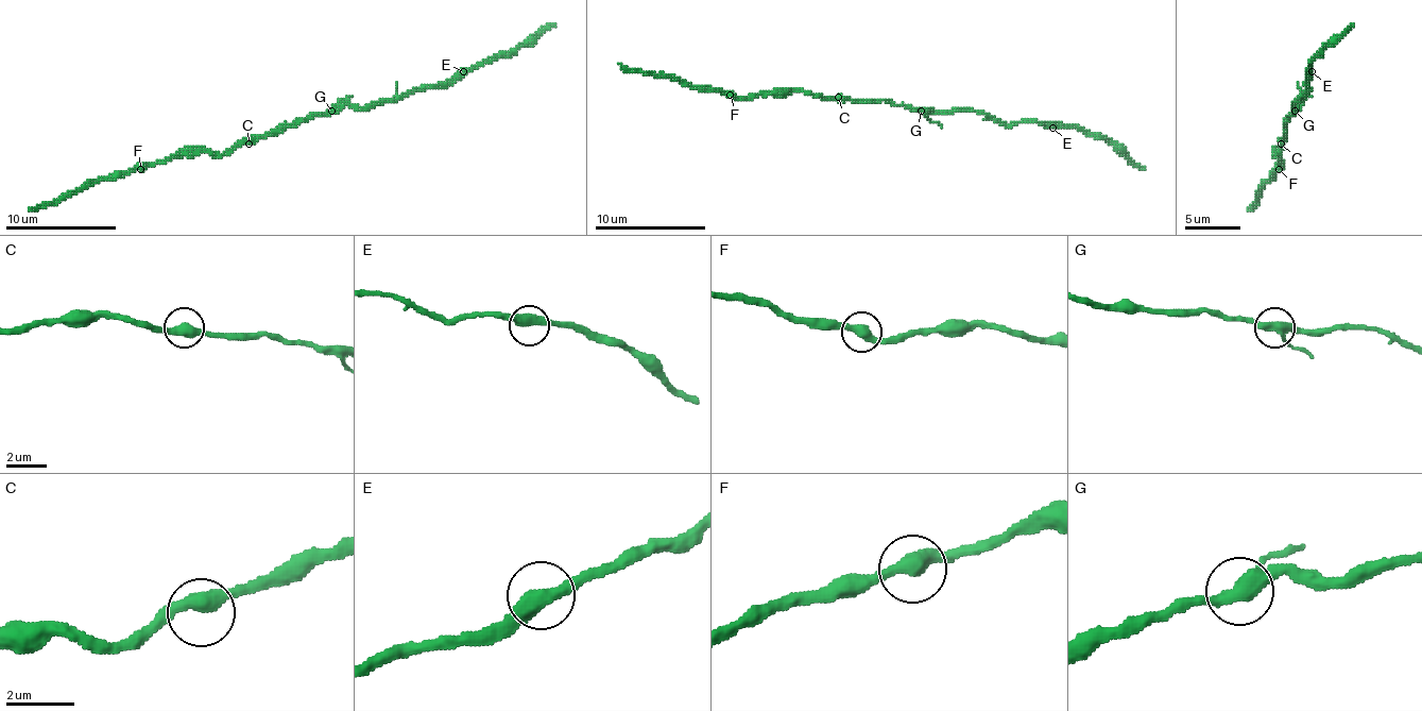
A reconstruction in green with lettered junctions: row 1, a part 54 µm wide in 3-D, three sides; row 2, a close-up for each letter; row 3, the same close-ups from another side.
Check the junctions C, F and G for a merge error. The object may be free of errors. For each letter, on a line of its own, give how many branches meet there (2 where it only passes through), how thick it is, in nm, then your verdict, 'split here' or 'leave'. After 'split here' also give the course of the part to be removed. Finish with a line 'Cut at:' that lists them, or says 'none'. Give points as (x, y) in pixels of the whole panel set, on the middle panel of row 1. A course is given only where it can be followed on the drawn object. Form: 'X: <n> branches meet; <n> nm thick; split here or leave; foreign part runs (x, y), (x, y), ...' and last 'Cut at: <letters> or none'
C: 2 branches meet; 420 nm thick; leave
F: 2 branches meet; 420 nm thick; leave
G: 3 branches meet; 380 nm thick; leave
Cut at: none

